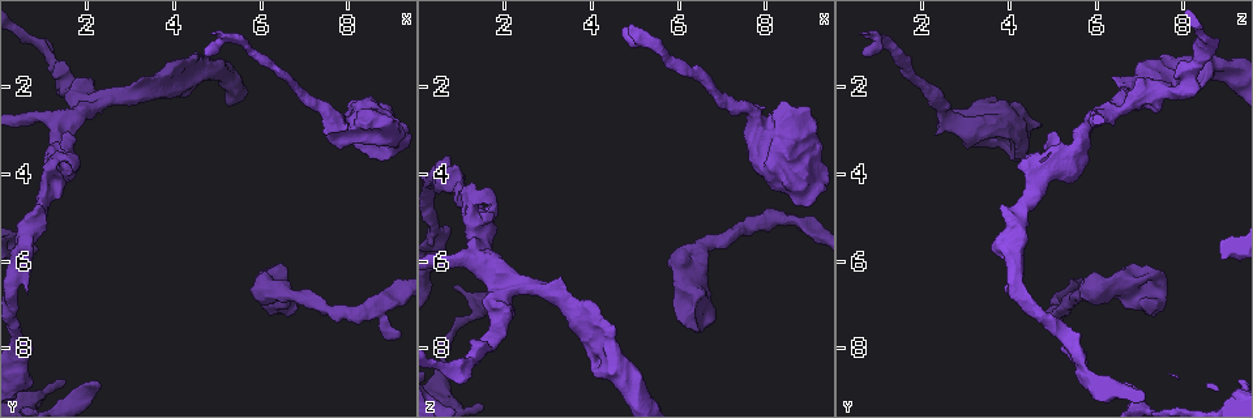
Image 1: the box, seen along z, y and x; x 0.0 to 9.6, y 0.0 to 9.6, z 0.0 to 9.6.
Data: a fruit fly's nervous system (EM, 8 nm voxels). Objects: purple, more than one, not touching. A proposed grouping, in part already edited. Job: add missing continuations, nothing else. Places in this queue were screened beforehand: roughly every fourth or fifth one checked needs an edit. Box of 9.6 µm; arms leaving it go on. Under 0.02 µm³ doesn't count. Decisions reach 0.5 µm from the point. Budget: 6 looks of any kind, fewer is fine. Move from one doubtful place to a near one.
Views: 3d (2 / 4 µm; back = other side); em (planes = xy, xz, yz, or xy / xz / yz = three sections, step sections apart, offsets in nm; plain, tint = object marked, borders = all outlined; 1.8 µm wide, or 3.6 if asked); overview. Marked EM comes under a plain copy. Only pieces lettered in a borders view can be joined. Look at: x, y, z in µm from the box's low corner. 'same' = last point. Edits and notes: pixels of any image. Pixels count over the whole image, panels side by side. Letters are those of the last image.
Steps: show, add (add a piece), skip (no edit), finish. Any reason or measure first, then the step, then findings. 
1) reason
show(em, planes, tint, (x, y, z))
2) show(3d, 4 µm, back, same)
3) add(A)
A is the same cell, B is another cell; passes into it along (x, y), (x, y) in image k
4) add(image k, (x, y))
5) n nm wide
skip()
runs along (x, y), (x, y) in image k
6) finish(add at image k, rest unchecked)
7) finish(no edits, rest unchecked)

an open end
show(em, yz, step 16, borders, (1.55, 3.70, 4.30))

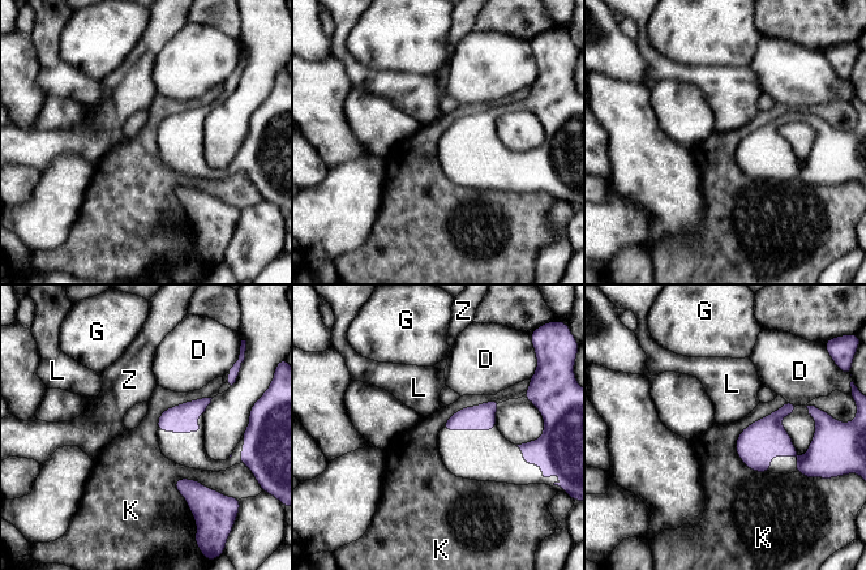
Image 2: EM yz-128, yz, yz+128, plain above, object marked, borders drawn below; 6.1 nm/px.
show(em, planes, borders, same)

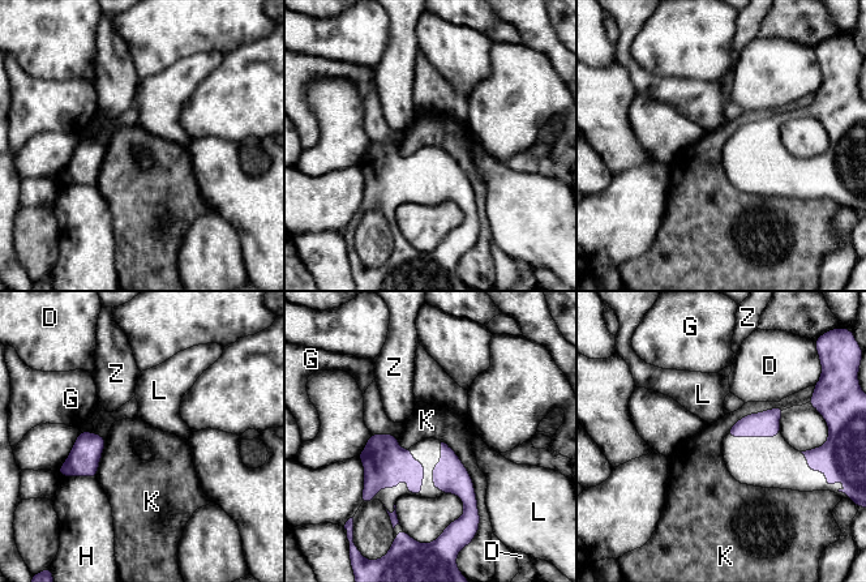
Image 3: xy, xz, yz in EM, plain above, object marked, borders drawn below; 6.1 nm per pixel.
skip()
D, G, H, K, L and Z are other cells; border along (441, 441), (470, 475), (480, 513) in image 3; no lettered piece goes on from it

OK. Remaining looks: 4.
branch stops here
show(3d, 2 µm, (4.85, 0.80, 0.60))

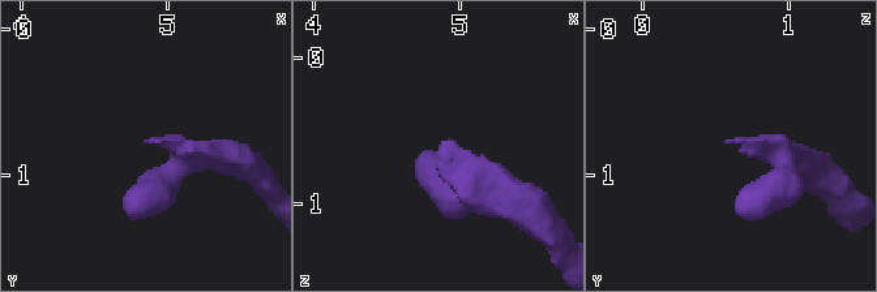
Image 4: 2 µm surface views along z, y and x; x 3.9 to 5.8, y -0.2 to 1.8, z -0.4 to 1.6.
show(em, xy, step 8, tint, (4.88, 0.74, 0.60))

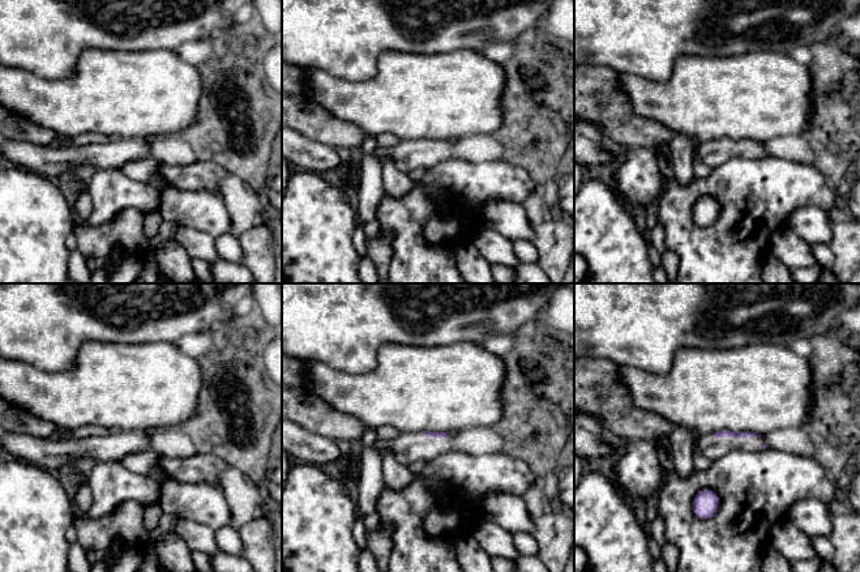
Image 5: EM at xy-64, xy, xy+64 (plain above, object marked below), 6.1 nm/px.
show(em, planes, borders, same)

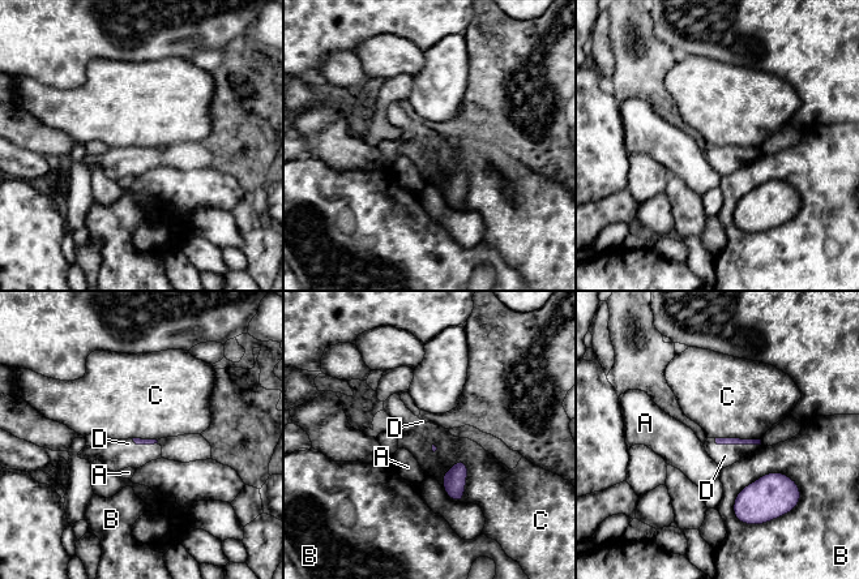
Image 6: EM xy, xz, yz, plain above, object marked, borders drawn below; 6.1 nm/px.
B touches over 440 nm
add(D)
D is the same cell, A, B and C are other cells; the neuron continues

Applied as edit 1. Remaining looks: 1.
finish(add at image 6, rest unchecked)

